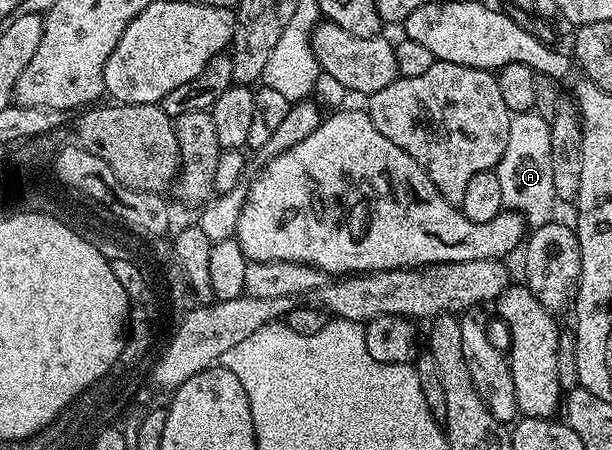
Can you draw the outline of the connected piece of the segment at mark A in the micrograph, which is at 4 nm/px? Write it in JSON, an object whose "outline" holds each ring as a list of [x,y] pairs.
{"outline":[[[534,110],[516,112],[509,126],[509,146],[499,159],[497,171],[501,178],[504,209],[520,212],[528,225],[552,223],[551,211],[557,207],[553,188],[553,167],[550,161],[550,123]]]}

